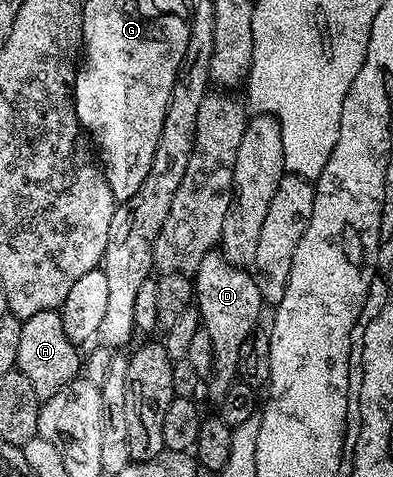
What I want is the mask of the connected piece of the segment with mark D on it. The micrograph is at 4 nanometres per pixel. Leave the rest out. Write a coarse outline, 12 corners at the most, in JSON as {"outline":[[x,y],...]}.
{"outline":[[221,252],[192,275],[212,339],[210,394],[238,378],[264,303],[253,273]]}

